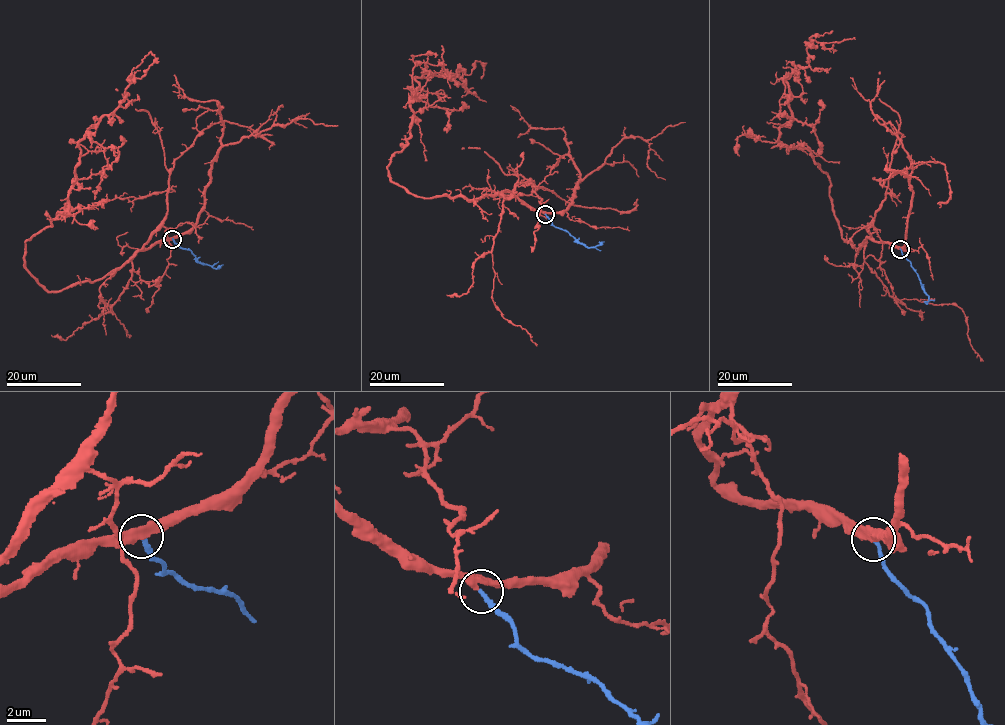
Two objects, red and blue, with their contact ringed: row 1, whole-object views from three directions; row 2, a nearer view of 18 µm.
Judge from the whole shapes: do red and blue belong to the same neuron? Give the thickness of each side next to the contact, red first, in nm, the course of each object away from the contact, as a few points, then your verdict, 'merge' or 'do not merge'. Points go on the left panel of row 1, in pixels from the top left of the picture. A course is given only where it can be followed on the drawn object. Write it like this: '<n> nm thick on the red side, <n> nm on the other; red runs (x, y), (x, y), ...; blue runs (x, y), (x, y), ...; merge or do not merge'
360 nm thick on the red side, 220 nm on the other; red runs (172, 239), (59, 290), (25, 264), (25, 241), (64, 216), (77, 143), (111, 115), (152, 52); blue runs (172, 239), (177, 245), (189, 249), (197, 260), (213, 268), (223, 265); merge

